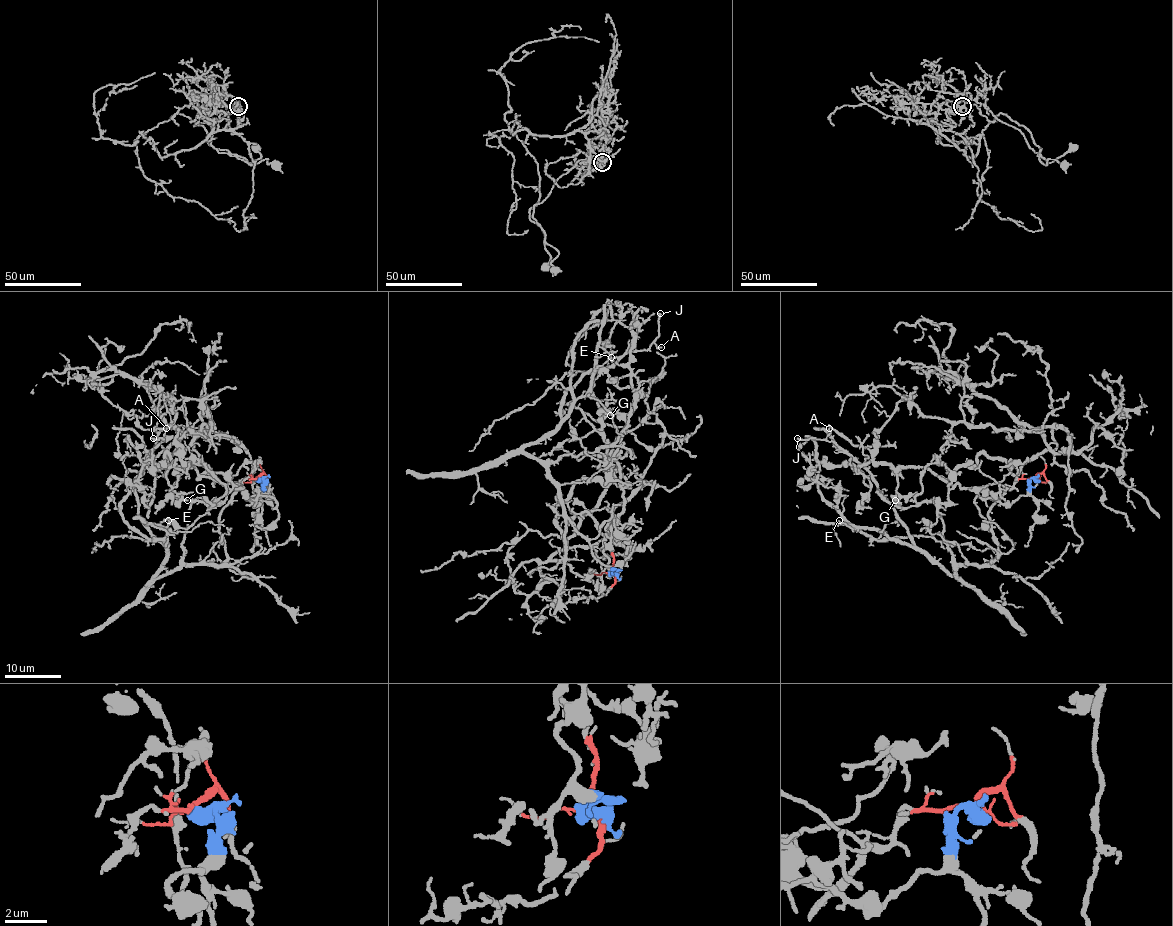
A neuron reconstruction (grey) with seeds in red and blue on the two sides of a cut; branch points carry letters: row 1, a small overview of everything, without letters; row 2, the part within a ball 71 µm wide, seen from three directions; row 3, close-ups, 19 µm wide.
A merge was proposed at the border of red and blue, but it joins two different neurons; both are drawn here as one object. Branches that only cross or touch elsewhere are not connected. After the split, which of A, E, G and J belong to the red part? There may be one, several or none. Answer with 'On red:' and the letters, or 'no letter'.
On red: A, E, J

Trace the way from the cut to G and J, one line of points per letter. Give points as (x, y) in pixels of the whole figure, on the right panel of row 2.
G: (1035, 477), (1024, 496), (999, 503), (980, 488), (947, 484), (924, 467), (900, 467), (895, 500)
J: (1035, 477), (1016, 479), (992, 505), (996, 556), (953, 575), (914, 544), (867, 469), (836, 443), (797, 437)

